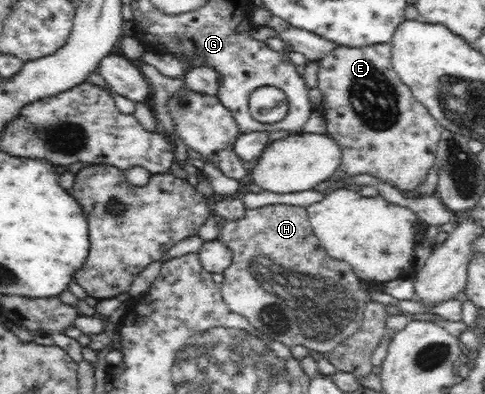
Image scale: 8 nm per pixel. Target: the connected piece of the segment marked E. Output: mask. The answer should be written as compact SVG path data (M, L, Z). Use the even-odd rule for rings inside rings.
M378 43L365 47L339 45L319 61L317 86L321 90L320 111L327 122L326 134L337 142L341 149L341 169L346 179L370 175L402 192L418 188L426 180L433 166L436 148L443 126L416 100L408 85L401 81L393 69L391 45Z

